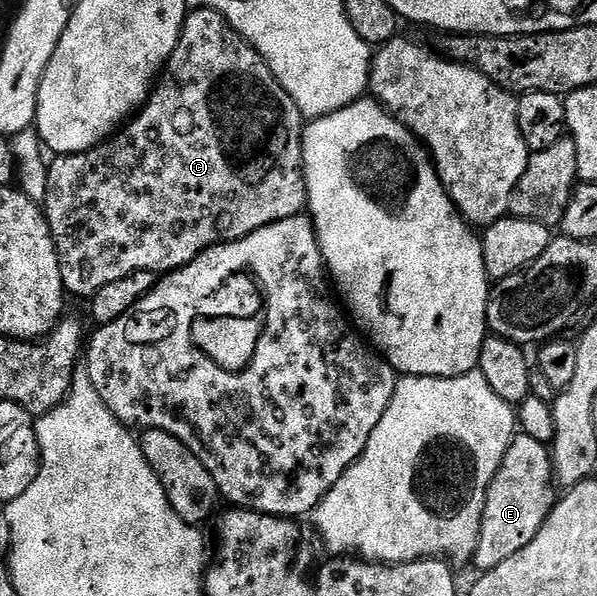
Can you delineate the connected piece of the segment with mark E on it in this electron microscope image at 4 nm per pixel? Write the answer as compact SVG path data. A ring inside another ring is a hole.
M522 432L517 433L506 456L502 456L502 464L484 496L476 545L472 547L470 559L471 565L477 566L477 571L493 570L536 535L536 529L558 501L557 491L552 491L551 485L549 447Z

